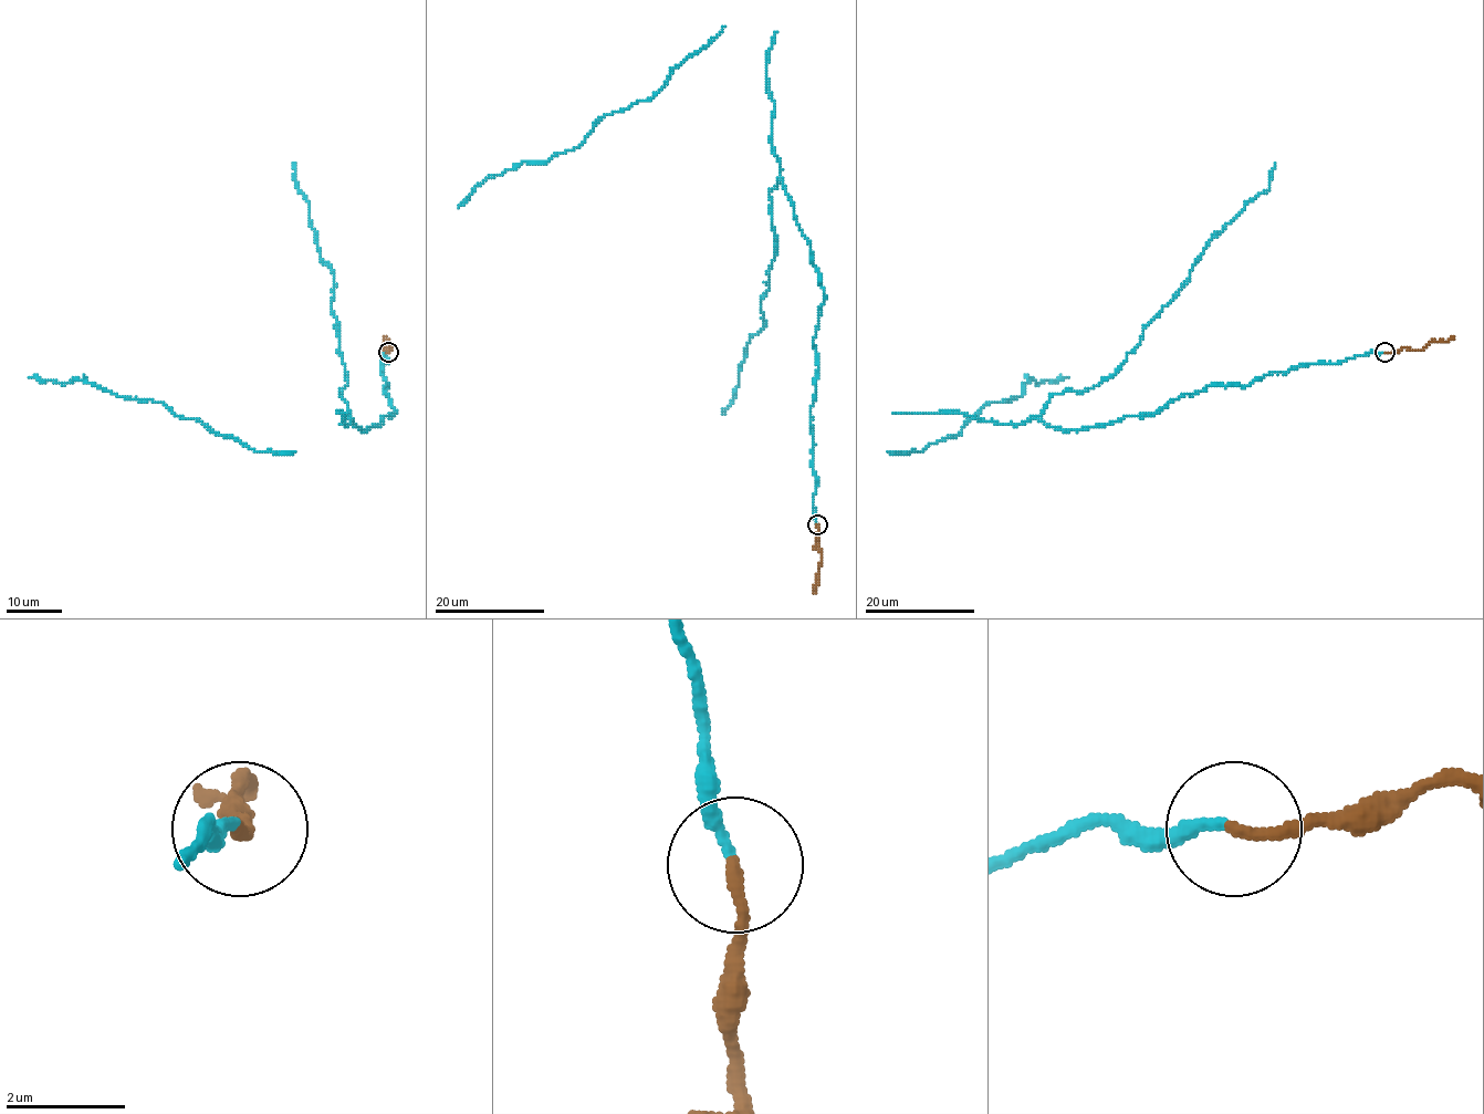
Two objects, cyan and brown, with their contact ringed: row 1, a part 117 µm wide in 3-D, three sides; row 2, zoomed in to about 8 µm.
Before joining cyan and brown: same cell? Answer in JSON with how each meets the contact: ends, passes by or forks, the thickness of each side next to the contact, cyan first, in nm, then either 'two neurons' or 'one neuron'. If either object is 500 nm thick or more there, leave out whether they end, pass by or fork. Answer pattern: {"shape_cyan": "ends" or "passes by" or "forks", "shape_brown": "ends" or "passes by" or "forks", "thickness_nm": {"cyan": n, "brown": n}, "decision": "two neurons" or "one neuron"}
{"shape_cyan": "ends", "shape_brown": "ends", "thickness_nm": {"cyan": 200, "brown": 200}, "decision": "one neuron"}

